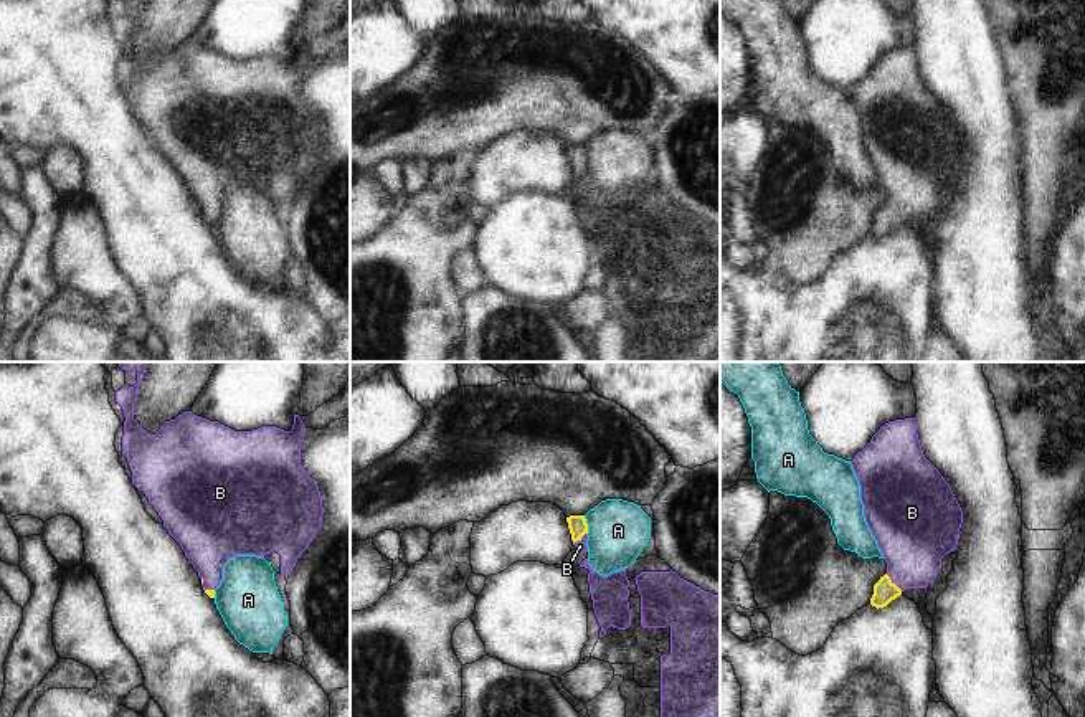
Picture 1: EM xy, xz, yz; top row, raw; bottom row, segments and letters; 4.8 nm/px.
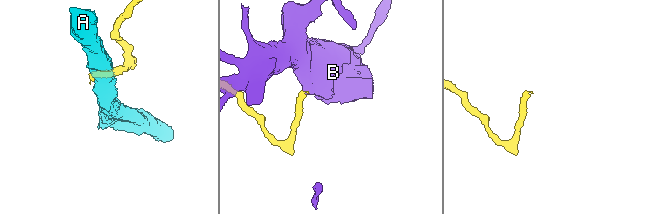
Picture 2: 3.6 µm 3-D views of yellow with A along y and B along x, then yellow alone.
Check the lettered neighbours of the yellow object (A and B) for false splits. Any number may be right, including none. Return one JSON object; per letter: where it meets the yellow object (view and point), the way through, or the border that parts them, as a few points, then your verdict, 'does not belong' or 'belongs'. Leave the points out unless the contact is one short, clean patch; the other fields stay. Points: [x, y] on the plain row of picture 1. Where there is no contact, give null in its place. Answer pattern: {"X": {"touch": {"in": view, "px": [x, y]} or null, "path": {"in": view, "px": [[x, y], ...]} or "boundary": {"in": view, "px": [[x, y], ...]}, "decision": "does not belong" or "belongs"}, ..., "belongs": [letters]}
{"A": {"touch": {"in": "xz", "px": [587, 156]}, "boundary": {"in": "xz", "px": [[583, 146], [587, 164]]}, "decision": "does not belong"}, "B": {"touch": {"in": "yz", "px": [894, 213]}, "path": {"in": "yz", "px": [[884, 220], [894, 213], [912, 192], [912, 166]]}, "decision": "belongs"}, "belongs": ["B"]}

